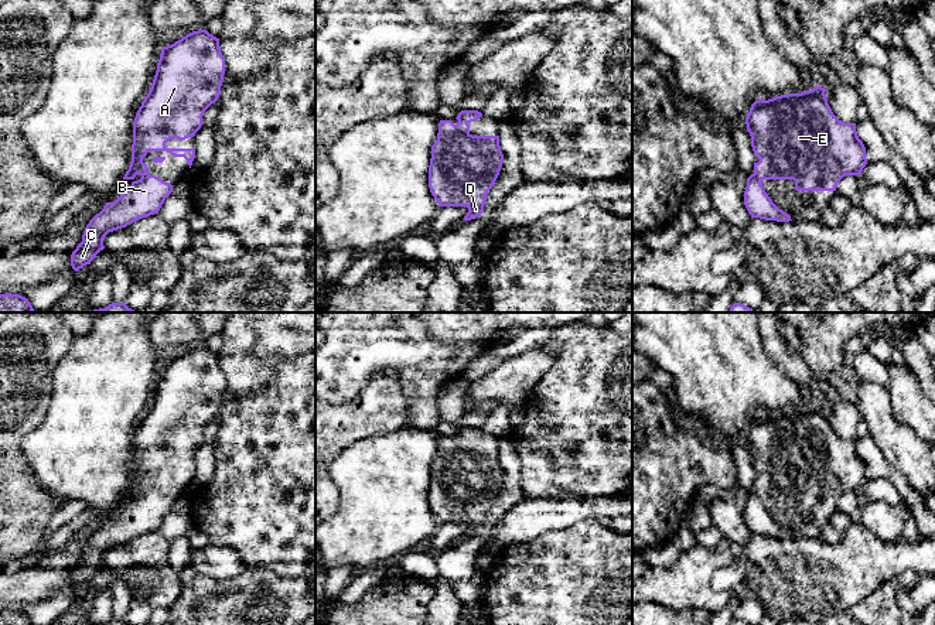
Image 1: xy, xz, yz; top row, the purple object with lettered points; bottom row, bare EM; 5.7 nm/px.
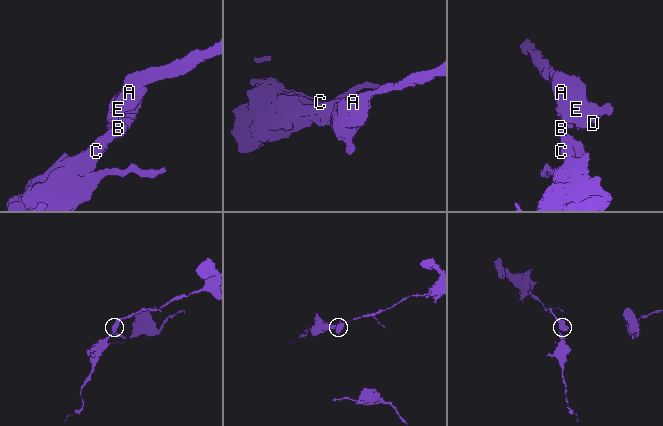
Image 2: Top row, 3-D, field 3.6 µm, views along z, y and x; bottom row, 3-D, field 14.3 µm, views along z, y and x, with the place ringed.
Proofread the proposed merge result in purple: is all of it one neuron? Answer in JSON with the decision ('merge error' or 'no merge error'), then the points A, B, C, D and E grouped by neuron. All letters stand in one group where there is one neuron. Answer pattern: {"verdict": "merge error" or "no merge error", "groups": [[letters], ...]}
{"verdict": "no merge error", "groups": [["A", "B", "C", "D", "E"]]}

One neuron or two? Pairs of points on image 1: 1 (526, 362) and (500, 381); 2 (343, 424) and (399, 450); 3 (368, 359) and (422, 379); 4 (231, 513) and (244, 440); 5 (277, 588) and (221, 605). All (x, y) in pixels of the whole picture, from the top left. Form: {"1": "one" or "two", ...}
{"1": "one", "2": "two", "3": "one", "4": "one", "5": "one"}

